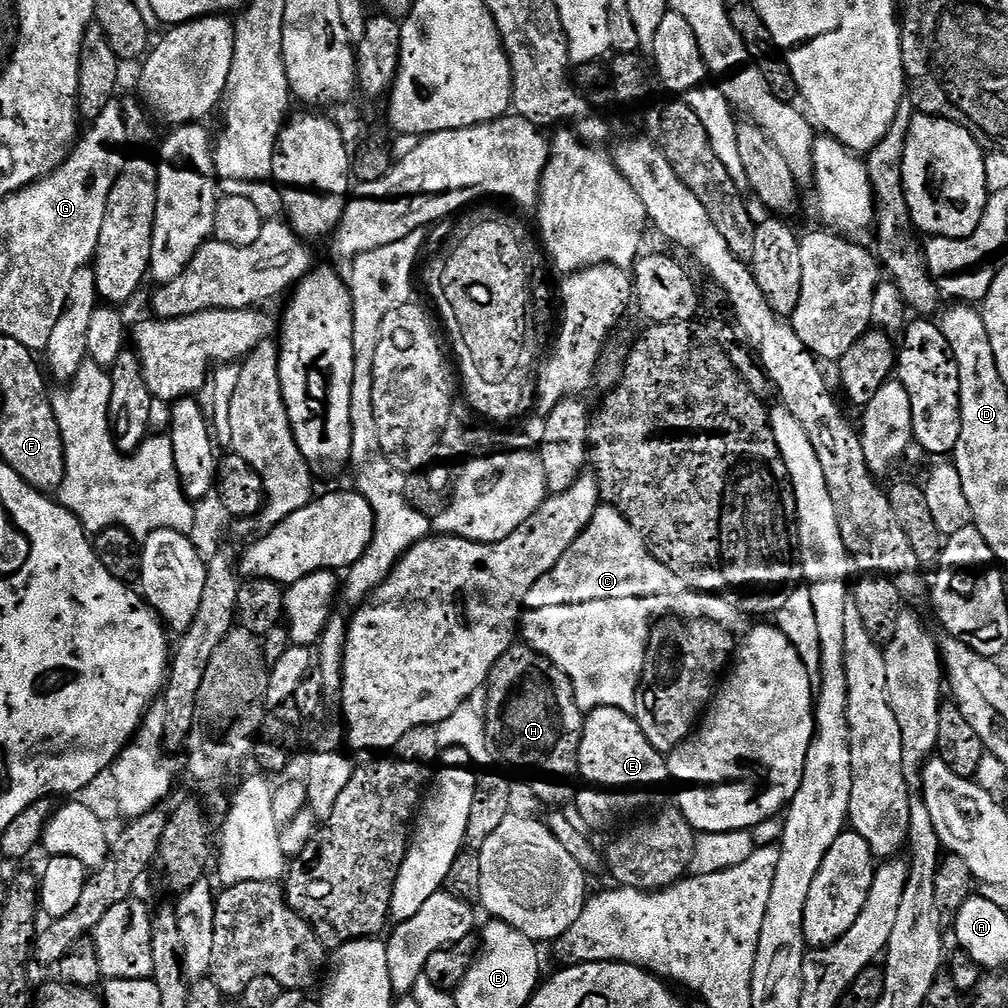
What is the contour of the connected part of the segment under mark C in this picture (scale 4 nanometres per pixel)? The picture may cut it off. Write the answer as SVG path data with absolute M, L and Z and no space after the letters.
M601 506L596 509L592 521L584 527L584 533L568 547L566 554L562 554L562 558L558 558L558 562L548 573L542 578L538 578L538 582L534 582L530 594L526 594L522 605L522 640L529 648L542 653L548 661L554 666L558 666L568 675L570 682L574 686L576 705L580 707L581 712L587 714L593 712L595 708L614 706L623 712L635 713L636 698L640 691L640 679L642 678L642 670L646 662L646 654L648 653L648 637L654 631L652 619L655 616L664 618L669 614L680 614L676 612L685 612L685 617L688 618L707 618L725 626L731 625L731 620L737 619L738 616L736 607L730 601L725 600L723 596L714 596L710 592L696 592L694 589L688 588L686 582L682 582L682 578L678 578L669 568L662 566L662 562L658 562L658 558L654 558L652 551L644 545L644 539L640 537L638 532L632 529L630 522L618 509Z

